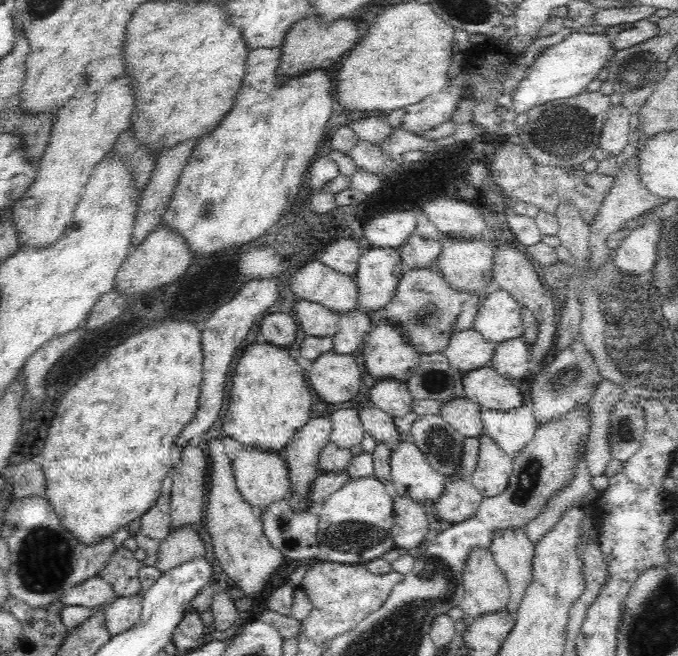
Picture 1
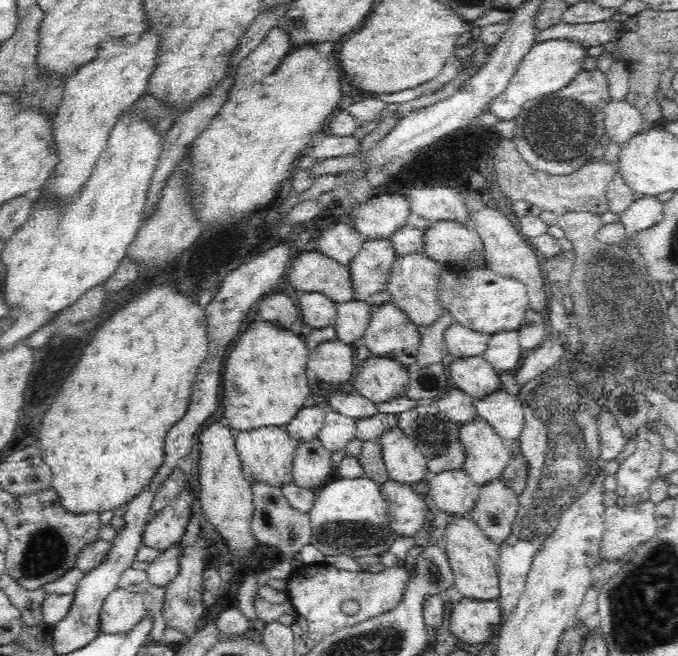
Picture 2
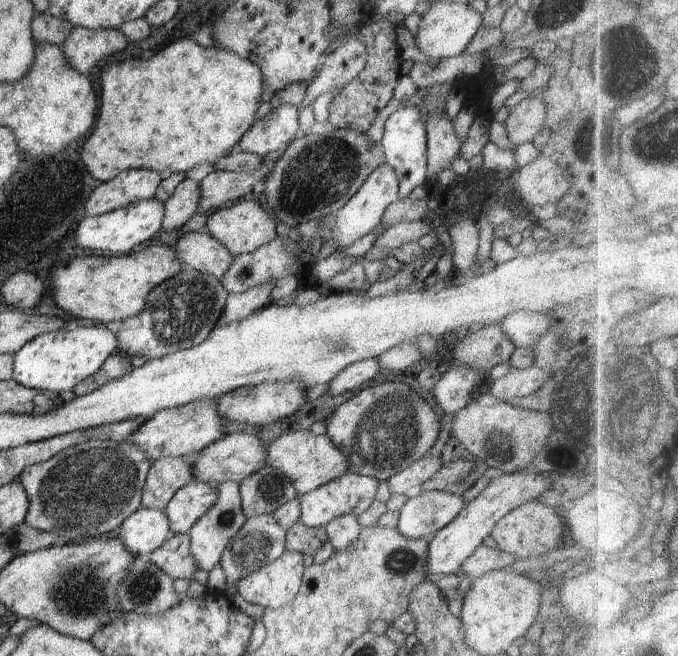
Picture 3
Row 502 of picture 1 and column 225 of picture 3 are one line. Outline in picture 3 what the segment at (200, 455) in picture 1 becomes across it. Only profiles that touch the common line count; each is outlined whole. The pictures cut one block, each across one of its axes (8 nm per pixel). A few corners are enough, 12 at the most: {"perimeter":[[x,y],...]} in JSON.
{"perimeter":[[278,155],[253,171],[214,171],[199,182],[198,213],[252,192]]}

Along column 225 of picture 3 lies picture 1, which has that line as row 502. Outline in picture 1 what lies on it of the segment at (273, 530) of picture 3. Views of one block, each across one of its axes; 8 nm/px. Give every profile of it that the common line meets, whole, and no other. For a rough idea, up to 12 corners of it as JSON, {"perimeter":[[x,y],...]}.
{"perimeter":[[574,480],[564,500],[532,518],[526,535],[535,544],[576,501],[596,502],[601,491],[590,480]]}

